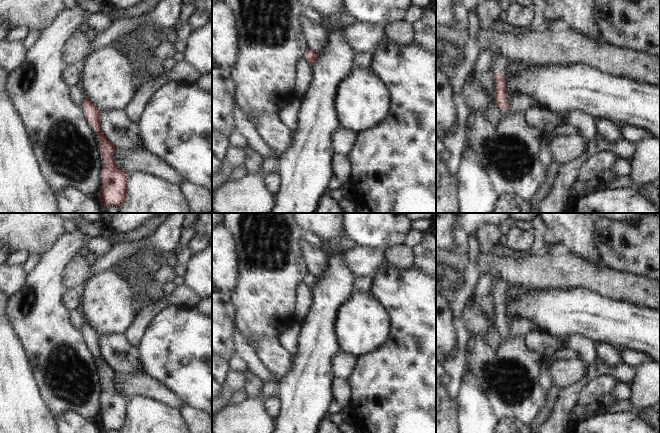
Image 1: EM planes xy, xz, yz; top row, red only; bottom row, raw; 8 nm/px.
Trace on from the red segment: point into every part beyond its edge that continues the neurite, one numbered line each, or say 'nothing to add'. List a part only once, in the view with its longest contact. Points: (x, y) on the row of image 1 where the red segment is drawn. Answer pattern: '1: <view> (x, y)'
1: yz (510, 102)

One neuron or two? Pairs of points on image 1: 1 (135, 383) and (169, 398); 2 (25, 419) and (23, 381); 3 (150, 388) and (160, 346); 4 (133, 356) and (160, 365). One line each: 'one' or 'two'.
1: one
2: one
3: two
4: two

